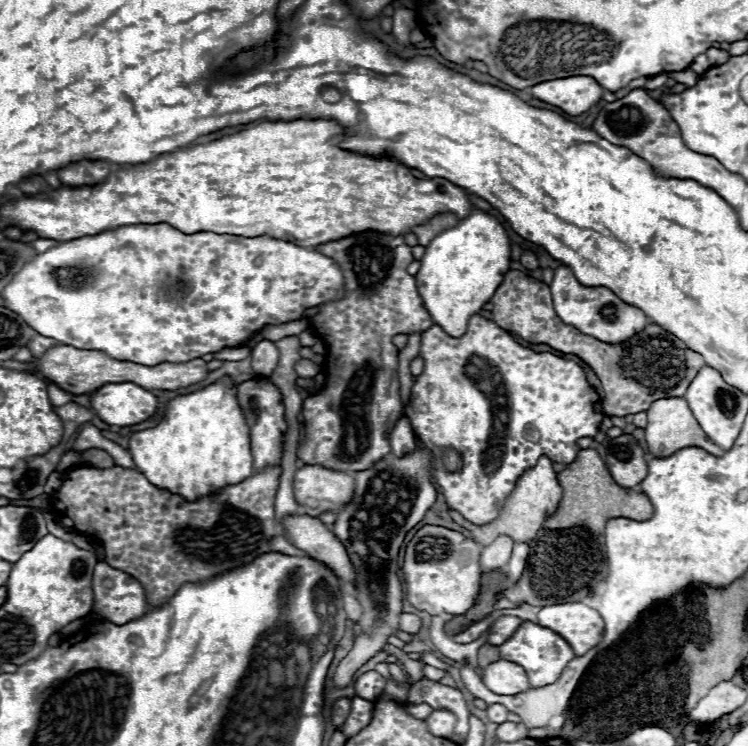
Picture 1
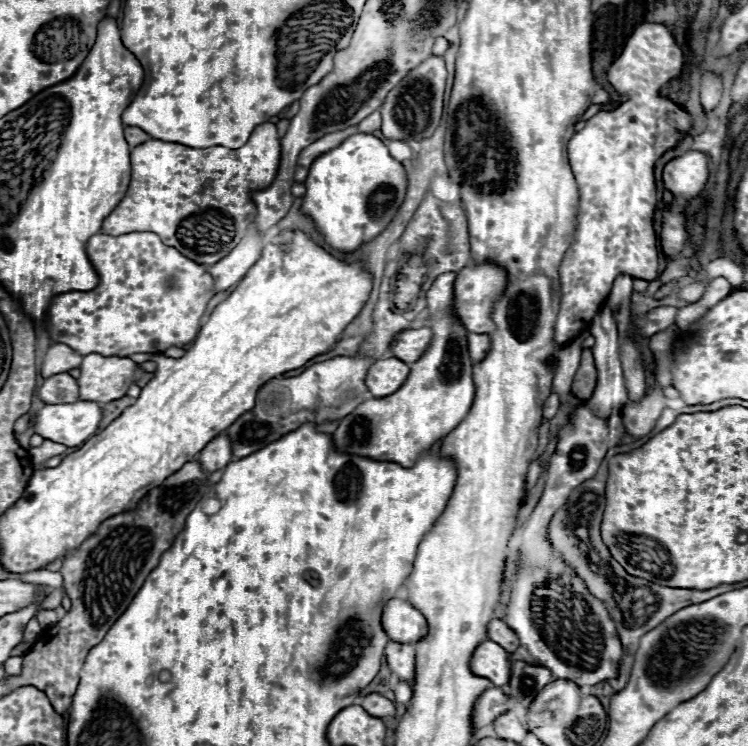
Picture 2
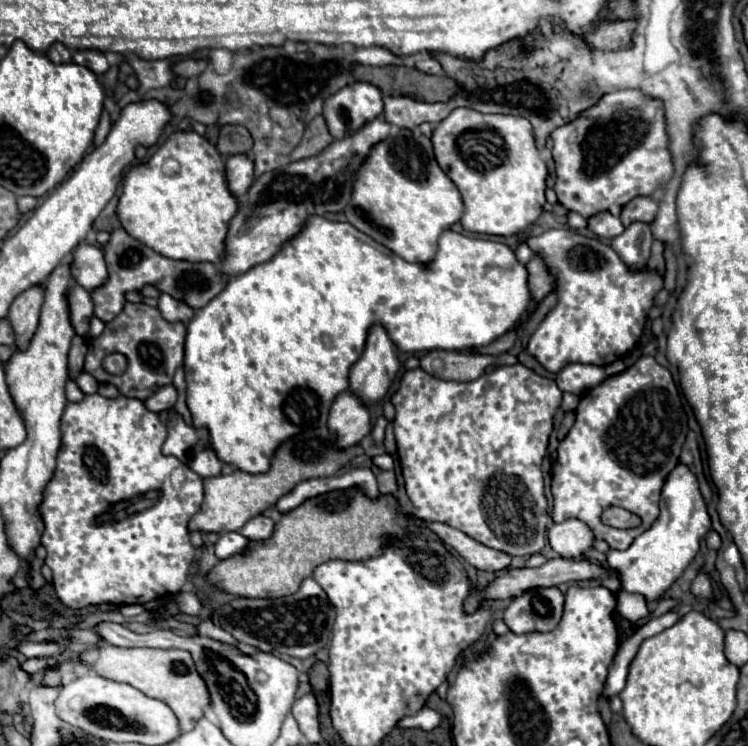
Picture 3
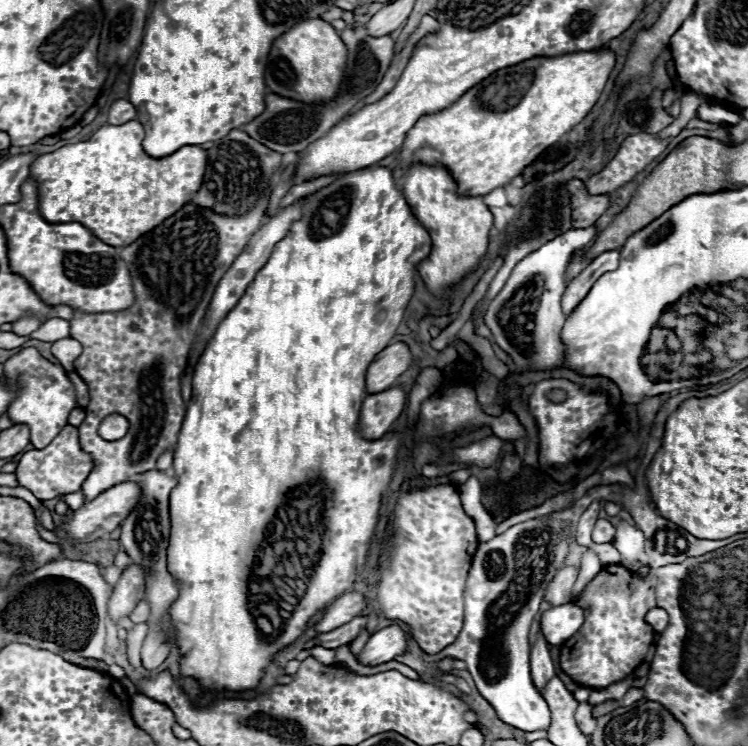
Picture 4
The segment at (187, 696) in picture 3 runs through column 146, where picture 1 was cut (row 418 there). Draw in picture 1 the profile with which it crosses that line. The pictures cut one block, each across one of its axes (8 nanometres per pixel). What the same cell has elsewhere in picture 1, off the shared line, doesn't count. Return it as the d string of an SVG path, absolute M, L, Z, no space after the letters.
M662 398L662 400L656 400L646 410L646 414L648 414L648 426L644 430L646 430L646 444L648 444L648 450L652 452L652 456L666 458L666 456L674 454L676 450L682 450L682 448L688 448L688 446L704 448L704 450L708 450L714 456L722 456L724 454L724 450L720 446L716 446L704 434L704 430L700 428L698 420L694 418L694 414L688 408L688 402L684 398Z

